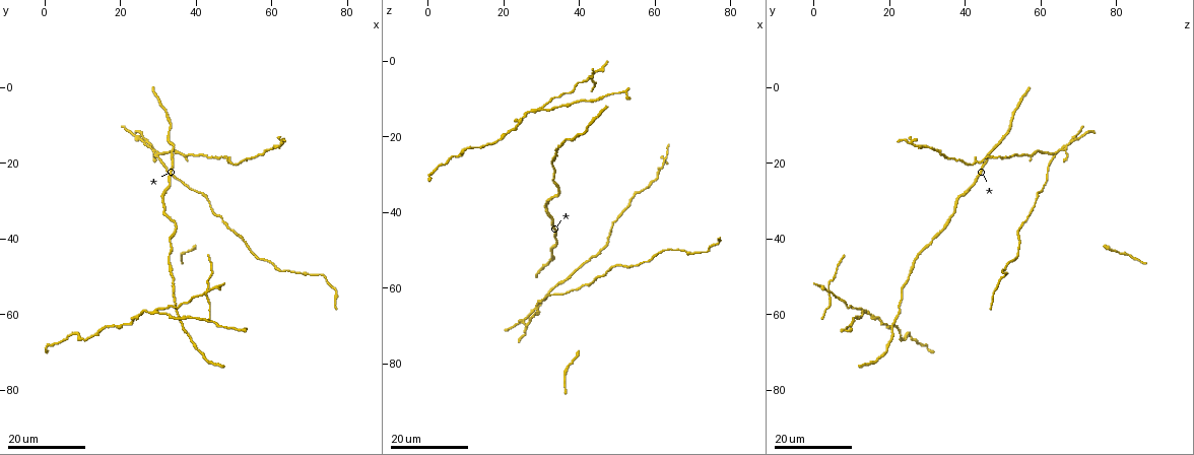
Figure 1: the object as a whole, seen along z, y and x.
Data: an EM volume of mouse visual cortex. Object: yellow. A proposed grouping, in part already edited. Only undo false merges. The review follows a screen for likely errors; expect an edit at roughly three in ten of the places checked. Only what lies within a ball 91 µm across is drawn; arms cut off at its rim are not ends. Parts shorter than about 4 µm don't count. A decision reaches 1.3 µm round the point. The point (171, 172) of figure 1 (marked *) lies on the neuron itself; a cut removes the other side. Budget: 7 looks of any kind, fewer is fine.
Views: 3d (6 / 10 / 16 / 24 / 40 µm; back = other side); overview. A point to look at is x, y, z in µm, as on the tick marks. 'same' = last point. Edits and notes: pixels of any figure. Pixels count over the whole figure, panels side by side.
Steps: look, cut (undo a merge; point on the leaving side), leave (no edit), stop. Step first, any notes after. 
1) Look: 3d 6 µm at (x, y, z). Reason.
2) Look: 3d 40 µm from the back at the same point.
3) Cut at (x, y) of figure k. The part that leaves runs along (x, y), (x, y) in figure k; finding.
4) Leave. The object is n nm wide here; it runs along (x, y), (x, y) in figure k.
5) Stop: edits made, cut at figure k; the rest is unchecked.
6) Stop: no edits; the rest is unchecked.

Look: 3d 16 µm at (24.5, 13.0, 69.0). Looks like a crossing.

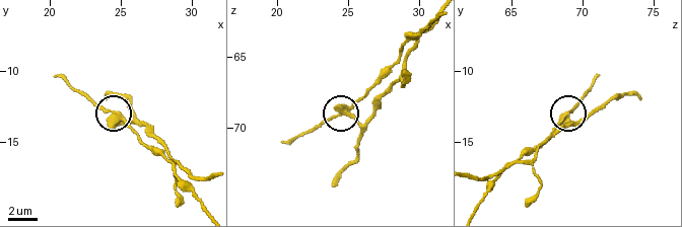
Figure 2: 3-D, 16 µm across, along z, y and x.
Look: 3d 6 µm at (24.8, 13.2, 69.0). Closer look.

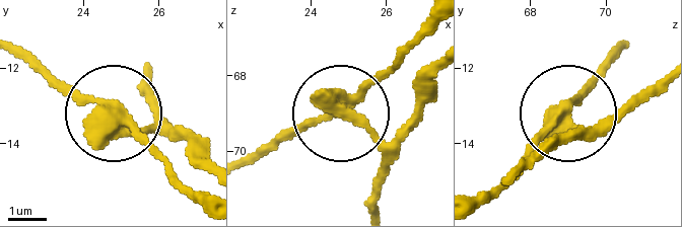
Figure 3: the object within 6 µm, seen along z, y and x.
Cut at (151, 125) of figure 3. The object is 380 nm wide here; the part that leaves runs along (340, 107), (395, 128), (433, 69) in figure 3; a second neuron is stuck on.

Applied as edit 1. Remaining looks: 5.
Look: 3d 16 µm at (69.5, 50.0, 50.5). Sudden change in width.

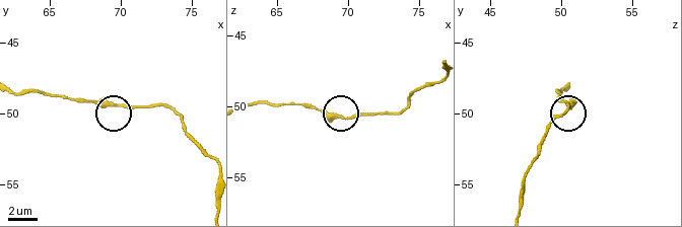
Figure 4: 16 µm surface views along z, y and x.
Look: 3d 6 µm at (70.2, 49.4, 50.8).

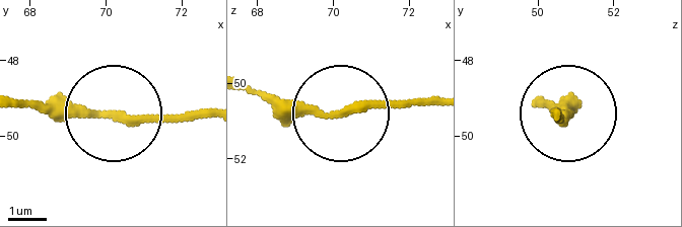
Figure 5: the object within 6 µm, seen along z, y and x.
Leave. It runs along (19, 100), (58, 114), (210, 114) in figure 5; one neuron here.

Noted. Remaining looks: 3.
Look: 3d 24 µm at (43.5, 53.5, 3.5). Four or more arms meet.

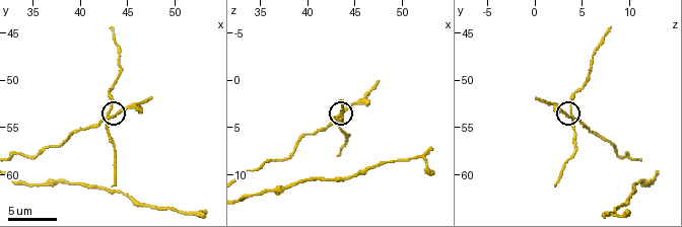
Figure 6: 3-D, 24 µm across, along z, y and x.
Look: 3d 10 µm at (43.0, 53.8, 4.0).

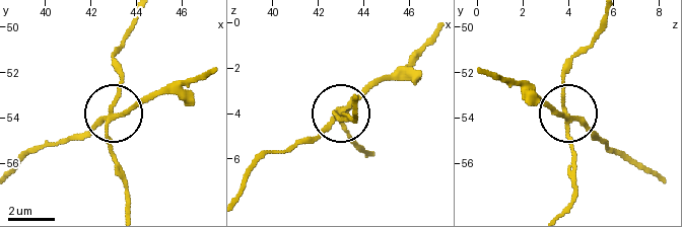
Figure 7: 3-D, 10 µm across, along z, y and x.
Cut at (109, 151) of figure 7. The object is 190 nm wide here; the part that leaves runs along (111, 116), (122, 71), (117, 52), (132, 19) in figure 7; a second neuron is stuck on.

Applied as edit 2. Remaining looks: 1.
Stop: edits made, cut at figure 3, cut at figure 7; the rest is unchecked.

